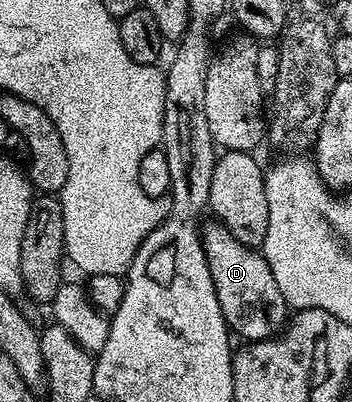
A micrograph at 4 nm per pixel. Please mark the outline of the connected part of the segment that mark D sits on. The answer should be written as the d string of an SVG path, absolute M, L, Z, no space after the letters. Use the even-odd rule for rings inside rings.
M215 221L203 224L202 238L210 277L214 277L214 293L218 293L218 305L222 305L222 317L228 322L229 332L237 331L244 341L281 334L290 318L290 308L282 297L282 289L278 289L278 281L274 281L274 273L270 273L267 258L257 248L242 245Z

